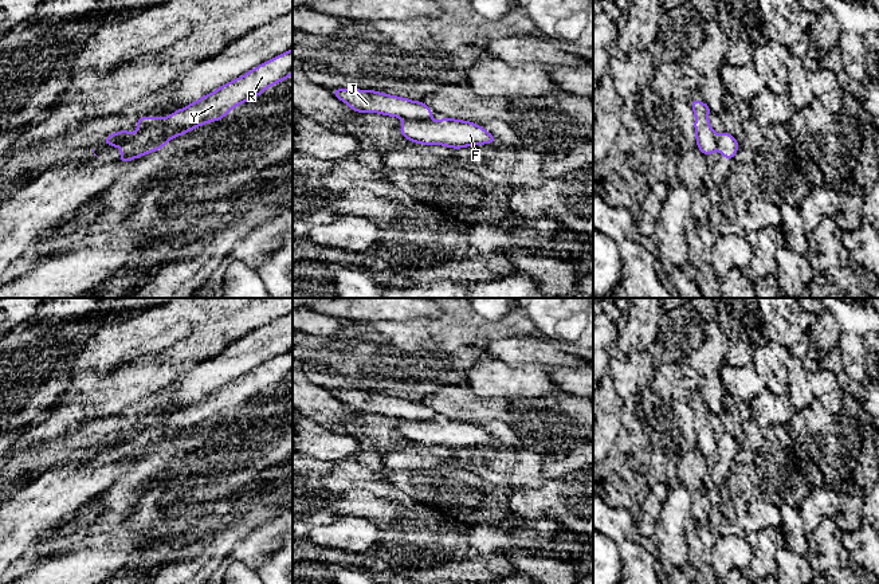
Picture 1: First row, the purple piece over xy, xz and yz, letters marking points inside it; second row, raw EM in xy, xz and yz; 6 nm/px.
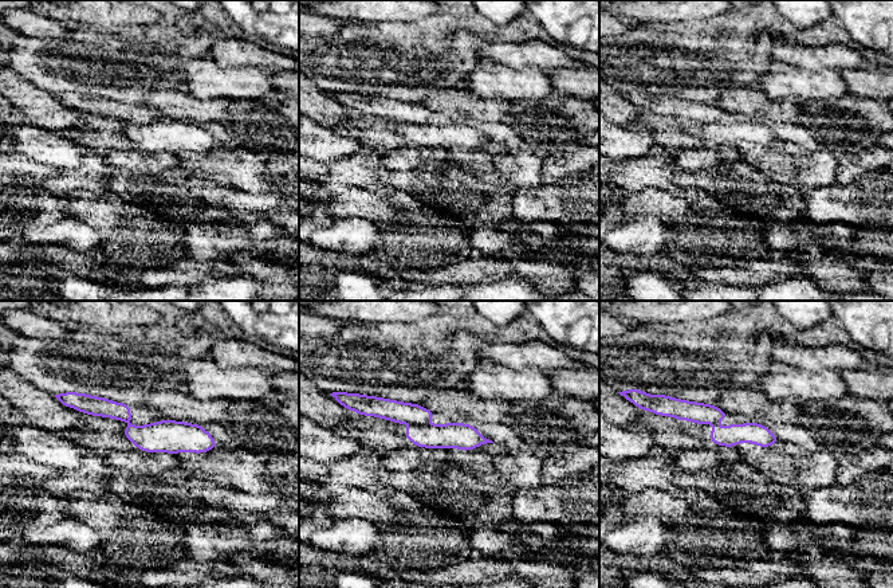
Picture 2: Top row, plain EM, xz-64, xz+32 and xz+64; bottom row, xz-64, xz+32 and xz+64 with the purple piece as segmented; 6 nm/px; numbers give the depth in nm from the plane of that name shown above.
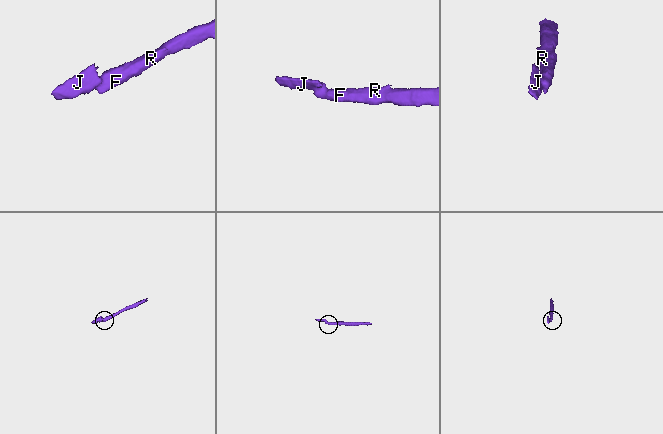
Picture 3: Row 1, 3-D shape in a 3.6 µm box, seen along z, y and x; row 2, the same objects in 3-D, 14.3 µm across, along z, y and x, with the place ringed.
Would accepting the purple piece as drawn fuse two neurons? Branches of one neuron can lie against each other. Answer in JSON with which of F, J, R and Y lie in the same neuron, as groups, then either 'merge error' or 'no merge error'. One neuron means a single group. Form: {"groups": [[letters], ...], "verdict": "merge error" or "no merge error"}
{"groups": [["F", "R", "Y"], ["J"]], "verdict": "merge error"}

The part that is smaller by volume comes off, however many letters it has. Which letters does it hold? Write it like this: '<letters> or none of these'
J

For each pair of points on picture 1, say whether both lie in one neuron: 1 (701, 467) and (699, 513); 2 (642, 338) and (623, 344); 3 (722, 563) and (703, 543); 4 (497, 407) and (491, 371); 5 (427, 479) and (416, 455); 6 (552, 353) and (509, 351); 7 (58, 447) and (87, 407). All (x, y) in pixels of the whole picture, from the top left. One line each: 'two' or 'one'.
1: one
2: one
3: two
4: two
5: two
6: one
7: two

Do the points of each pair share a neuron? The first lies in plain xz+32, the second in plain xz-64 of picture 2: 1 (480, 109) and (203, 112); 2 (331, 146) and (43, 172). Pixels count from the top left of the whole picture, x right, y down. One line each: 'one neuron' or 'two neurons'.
1: one neuron
2: two neurons

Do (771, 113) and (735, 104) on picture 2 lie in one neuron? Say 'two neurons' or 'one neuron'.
one neuron

